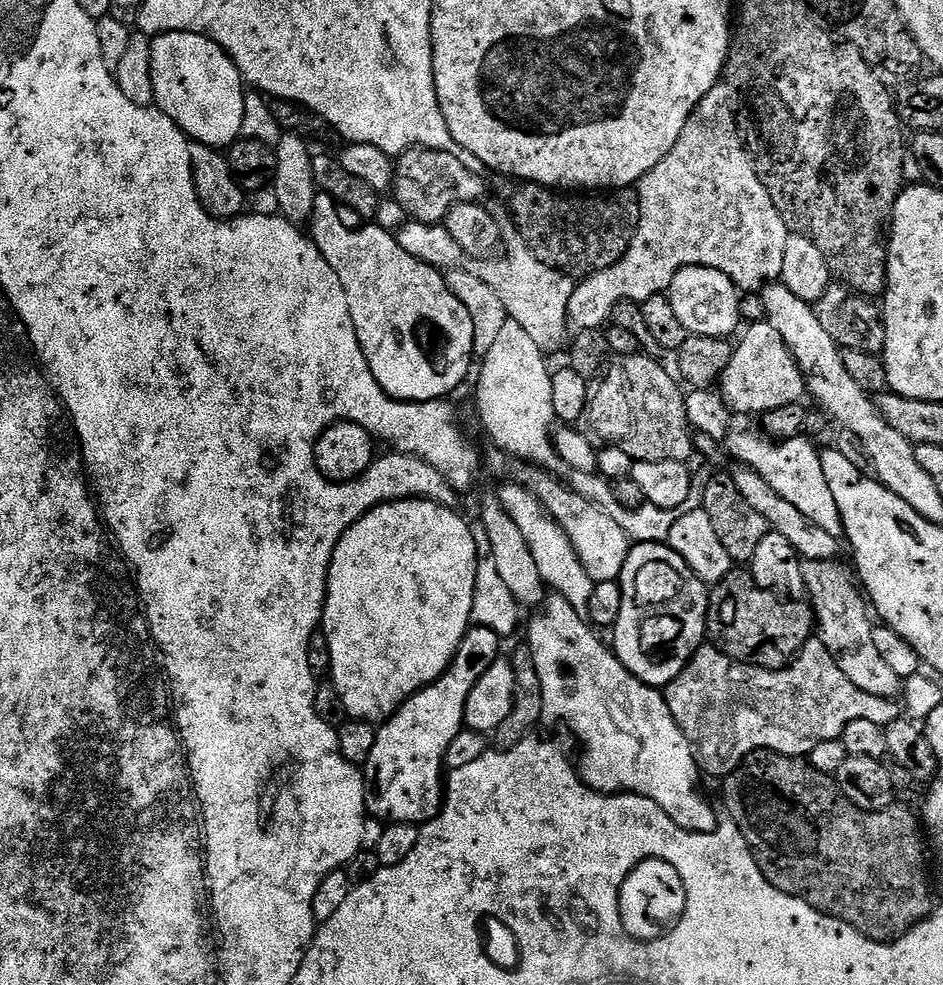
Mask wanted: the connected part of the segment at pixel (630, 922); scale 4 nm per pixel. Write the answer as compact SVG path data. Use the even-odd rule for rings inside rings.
M646 859L629 869L629 875L621 881L619 894L620 924L629 937L640 943L659 940L668 925L679 921L686 904L685 886L678 870L662 859ZM641 868L654 868L640 870Z

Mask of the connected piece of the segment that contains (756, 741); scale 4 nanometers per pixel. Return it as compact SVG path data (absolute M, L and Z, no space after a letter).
M819 638L808 640L791 664L775 670L734 662L715 646L701 646L668 685L664 700L670 706L670 714L674 714L674 722L678 722L682 734L686 734L690 742L696 756L696 767L705 777L717 778L733 772L752 752L781 752L804 758L818 742L839 740L845 725L858 718L887 726L902 716L901 705L896 700L878 698L874 694L866 694L866 690L858 690L858 686L842 674L836 660Z

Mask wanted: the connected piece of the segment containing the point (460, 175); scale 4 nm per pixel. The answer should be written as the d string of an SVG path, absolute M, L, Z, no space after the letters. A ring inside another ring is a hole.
M414 147L408 149L394 164L394 196L410 210L413 221L439 225L452 207L483 201L484 180L471 172L452 150Z

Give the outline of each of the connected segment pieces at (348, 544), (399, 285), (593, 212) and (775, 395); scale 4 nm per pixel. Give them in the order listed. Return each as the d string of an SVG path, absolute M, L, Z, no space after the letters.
M409 498L406 500L389 500L386 504L379 504L377 508L371 508L369 512L365 512L359 520L355 520L348 529L342 534L342 538L336 541L336 549L332 552L332 561L328 563L328 585L326 586L326 594L324 595L324 614L322 617L322 633L324 632L324 640L328 643L328 660L332 663L332 684L336 687L336 692L340 695L340 704L348 711L347 715L354 720L367 720L369 724L379 725L381 722L390 719L399 708L404 705L404 701L410 699L415 692L419 692L427 684L433 682L447 670L448 665L452 663L452 659L456 657L458 646L462 642L462 638L468 633L468 629L472 624L472 607L474 606L474 582L476 581L476 571L480 565L481 557L476 550L474 542L474 534L470 534L470 523L467 519L463 520L459 516L456 508L447 508L445 504L436 504L433 500L427 498Z
M323 194L317 195L312 214L310 217L310 225L312 224L312 232L310 231L310 239L315 244L316 249L322 254L322 258L326 258L326 262L330 262L330 266L334 270L334 274L338 274L338 282L342 282L342 290L346 290L346 302L350 302L350 318L354 322L354 330L358 334L358 342L362 346L362 354L368 363L368 369L378 382L378 386L386 393L398 401L412 401L414 403L430 402L431 400L442 400L451 397L451 392L463 382L468 376L468 367L472 364L472 356L474 357L475 348L473 346L474 326L471 321L470 314L467 313L466 306L454 297L452 291L449 290L445 275L428 263L420 261L418 258L408 254L406 250L399 245L397 237L391 231L379 226L364 226L368 228L347 228L340 221L341 209L331 196Z
M524 182L512 196L512 220L523 247L534 259L565 276L593 276L626 254L640 221L640 197L632 190L607 194L565 194L543 184Z
M767 322L743 329L744 337L732 349L732 357L718 381L718 392L733 413L763 414L782 406L799 404L806 396L806 381L782 334Z

